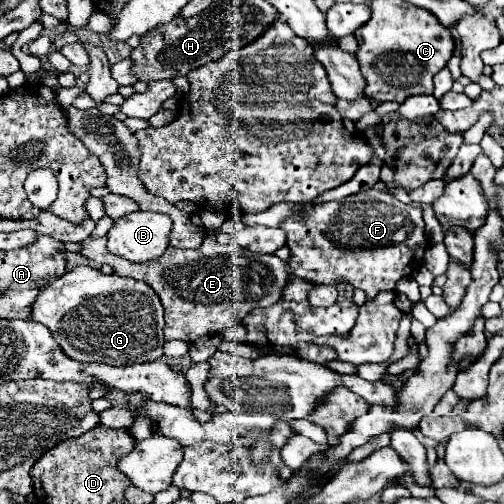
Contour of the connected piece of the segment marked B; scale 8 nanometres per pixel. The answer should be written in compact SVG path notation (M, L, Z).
M136 211L116 219L108 231L108 251L140 263L160 257L168 247L172 219L164 213Z

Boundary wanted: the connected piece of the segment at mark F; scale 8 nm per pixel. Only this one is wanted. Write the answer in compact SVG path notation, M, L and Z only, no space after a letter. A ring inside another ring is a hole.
M376 189L342 201L304 205L300 219L286 219L282 227L292 251L288 265L298 277L316 285L346 279L354 289L366 291L368 299L380 291L394 291L400 279L410 277L422 265L428 245L422 211Z

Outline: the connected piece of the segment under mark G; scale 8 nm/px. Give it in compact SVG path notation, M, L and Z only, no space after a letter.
M74 267L60 279L48 283L44 291L40 291L36 303L32 303L32 321L46 325L56 343L62 347L64 355L76 361L108 363L124 367L128 363L146 363L162 357L164 309L158 295L144 281L120 277L116 273L104 275L100 269L94 267Z

